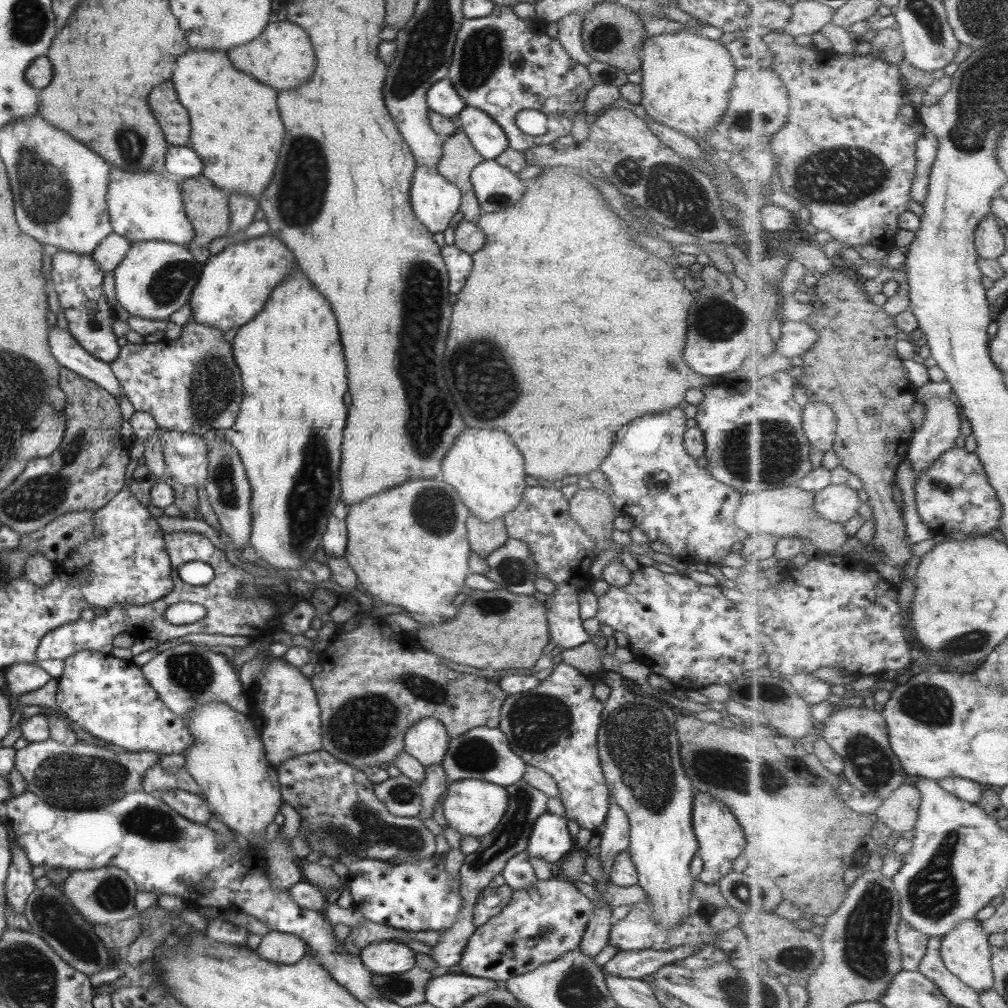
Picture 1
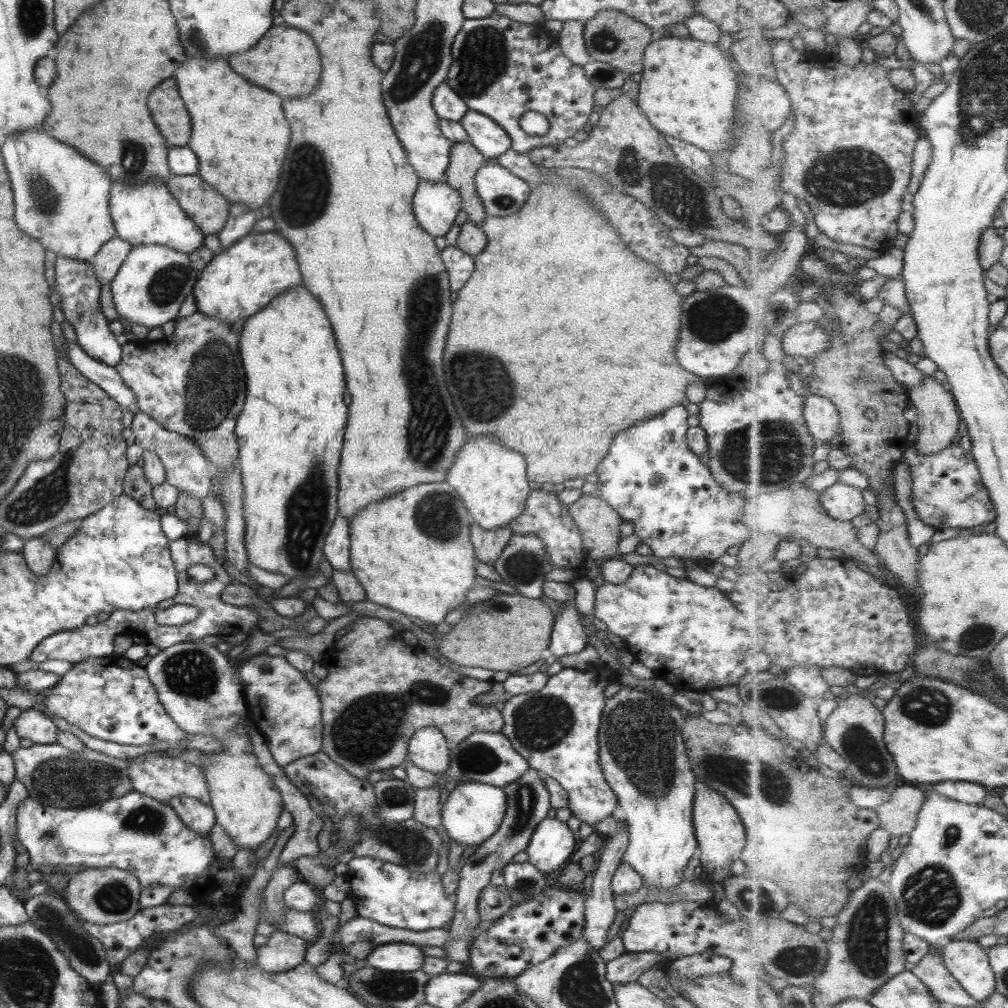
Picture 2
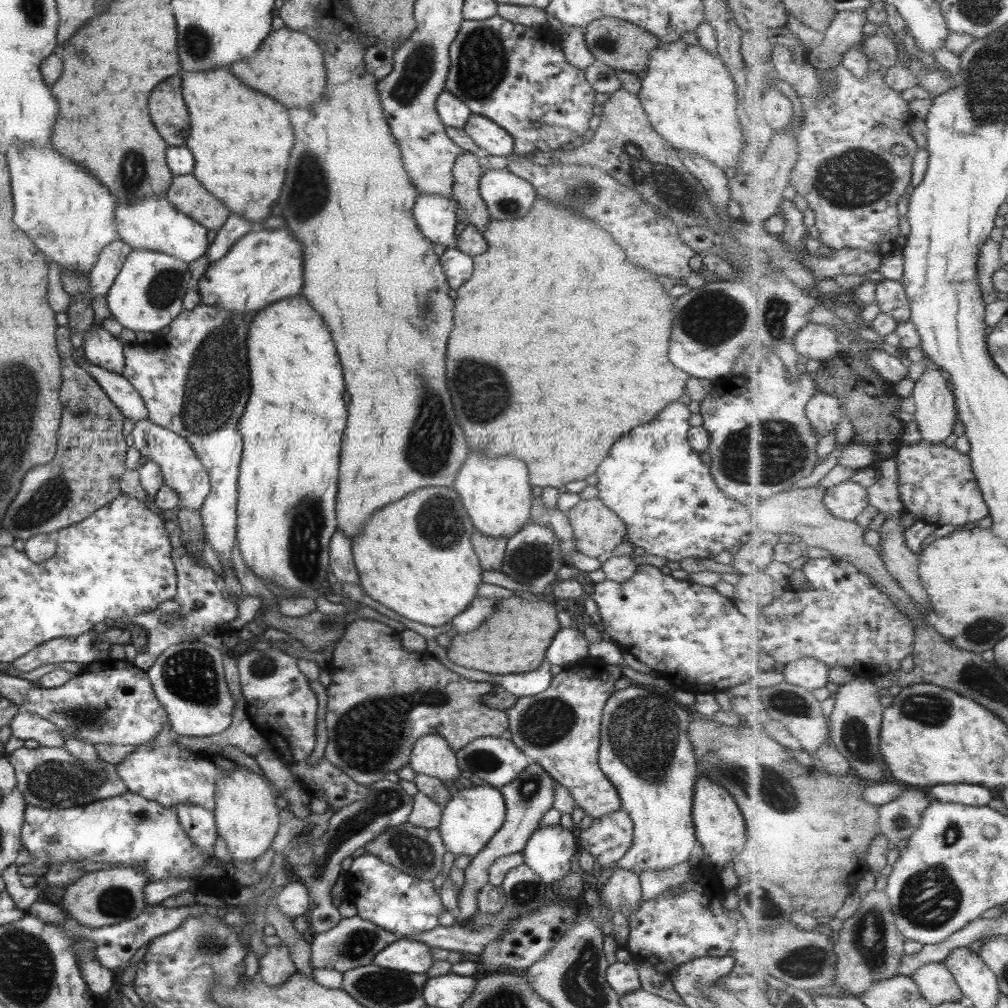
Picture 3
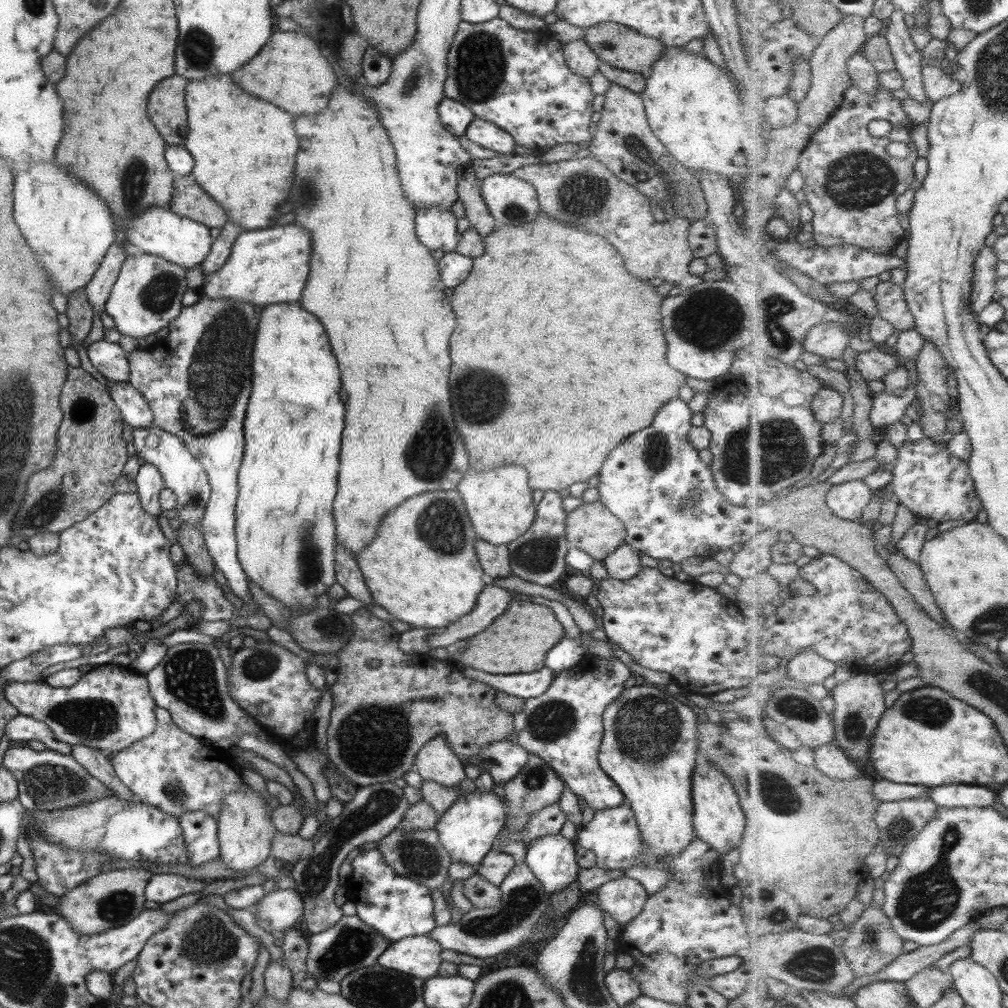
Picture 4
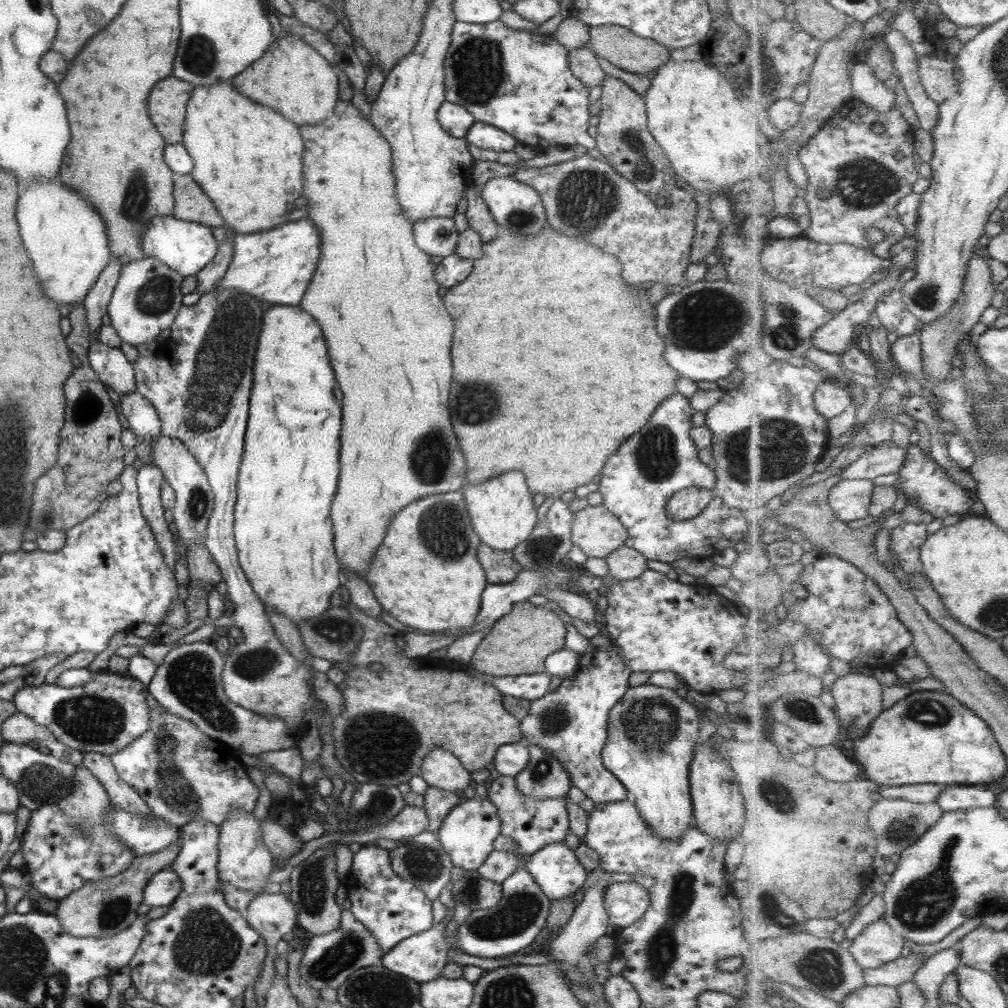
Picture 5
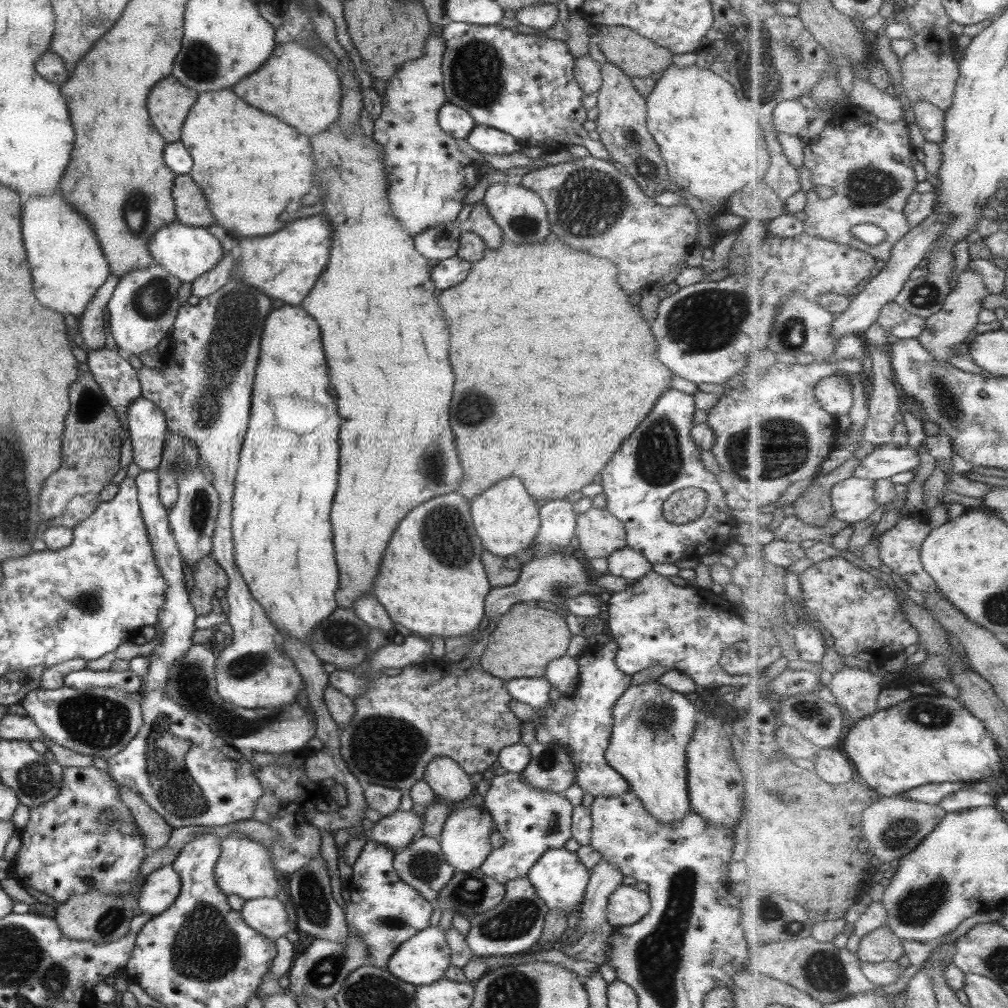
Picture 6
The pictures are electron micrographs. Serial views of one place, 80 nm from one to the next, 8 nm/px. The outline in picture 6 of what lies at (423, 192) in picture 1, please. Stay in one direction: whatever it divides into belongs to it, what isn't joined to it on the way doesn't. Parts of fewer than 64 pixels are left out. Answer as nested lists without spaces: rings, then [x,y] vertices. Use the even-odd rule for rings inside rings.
[[[452,222],[437,223],[413,235],[415,250],[427,260],[445,260],[456,255],[461,226]]]

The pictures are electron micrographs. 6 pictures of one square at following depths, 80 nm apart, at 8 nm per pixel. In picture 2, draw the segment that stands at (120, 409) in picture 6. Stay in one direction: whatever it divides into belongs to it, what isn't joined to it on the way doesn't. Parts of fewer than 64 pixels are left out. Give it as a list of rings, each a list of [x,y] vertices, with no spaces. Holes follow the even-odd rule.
[[[56,255],[54,268],[50,274],[54,293],[59,296],[59,306],[67,321],[75,332],[76,343],[83,352],[101,364],[113,367],[119,362],[122,348],[115,340],[115,335],[109,331],[109,323],[99,309],[100,282],[89,261],[80,261]]]

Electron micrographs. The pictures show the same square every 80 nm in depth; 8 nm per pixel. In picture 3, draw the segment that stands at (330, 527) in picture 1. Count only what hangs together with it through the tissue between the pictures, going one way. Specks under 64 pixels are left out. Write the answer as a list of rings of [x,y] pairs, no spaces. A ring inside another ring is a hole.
[[[336,529],[327,545],[328,567],[340,584],[359,586],[359,578],[352,559],[350,540],[342,530]]]

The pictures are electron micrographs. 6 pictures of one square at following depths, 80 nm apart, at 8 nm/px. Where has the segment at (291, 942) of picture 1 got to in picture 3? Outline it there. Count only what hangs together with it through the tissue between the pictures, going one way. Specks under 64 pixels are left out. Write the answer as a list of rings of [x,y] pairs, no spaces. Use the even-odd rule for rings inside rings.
[[[283,944],[268,947],[265,954],[259,958],[256,976],[262,979],[269,988],[277,988],[278,984],[285,982],[288,976],[295,973],[295,966],[291,964],[289,950]]]

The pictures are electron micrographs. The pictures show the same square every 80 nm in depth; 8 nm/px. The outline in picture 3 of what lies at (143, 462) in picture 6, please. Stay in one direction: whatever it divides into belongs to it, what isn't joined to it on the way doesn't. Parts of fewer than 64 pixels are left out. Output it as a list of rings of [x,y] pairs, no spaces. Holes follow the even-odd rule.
[[[84,357],[82,367],[101,387],[101,390],[119,409],[124,418],[134,421],[146,418],[146,410],[139,393],[127,382],[123,375],[99,368]]]

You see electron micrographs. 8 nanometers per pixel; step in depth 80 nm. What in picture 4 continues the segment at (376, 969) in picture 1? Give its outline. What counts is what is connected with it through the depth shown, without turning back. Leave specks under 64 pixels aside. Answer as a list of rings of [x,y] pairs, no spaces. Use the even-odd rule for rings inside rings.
[[[427,935],[406,937],[393,942],[375,964],[381,968],[427,980],[439,970],[441,947]]]

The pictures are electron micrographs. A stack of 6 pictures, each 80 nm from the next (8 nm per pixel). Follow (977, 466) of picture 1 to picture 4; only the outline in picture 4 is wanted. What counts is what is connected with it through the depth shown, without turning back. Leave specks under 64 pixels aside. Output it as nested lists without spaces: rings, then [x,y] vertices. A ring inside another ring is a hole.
[[[923,436],[916,441],[903,443],[899,450],[899,458],[893,468],[892,492],[896,495],[898,502],[909,509],[917,518],[935,519],[938,523],[955,520],[962,523],[971,523],[976,520],[977,514],[984,510],[983,503],[977,493],[975,483],[966,462],[953,456],[947,448],[937,446],[937,443],[929,437]]]

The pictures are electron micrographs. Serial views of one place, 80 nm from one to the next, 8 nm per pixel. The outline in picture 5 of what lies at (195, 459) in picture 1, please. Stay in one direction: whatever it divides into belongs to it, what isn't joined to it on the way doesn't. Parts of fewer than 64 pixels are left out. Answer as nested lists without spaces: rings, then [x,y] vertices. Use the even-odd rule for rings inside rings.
[[[159,433],[157,436],[151,437],[148,444],[151,449],[153,465],[161,472],[165,483],[174,492],[174,506],[168,511],[168,521],[175,524],[179,539],[182,540],[186,548],[195,543],[202,544],[201,537],[207,526],[209,514],[213,510],[213,491],[201,466],[189,454],[183,443],[176,438]]]

